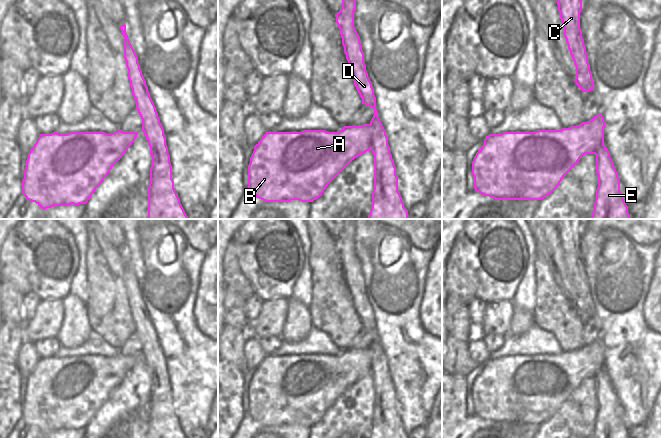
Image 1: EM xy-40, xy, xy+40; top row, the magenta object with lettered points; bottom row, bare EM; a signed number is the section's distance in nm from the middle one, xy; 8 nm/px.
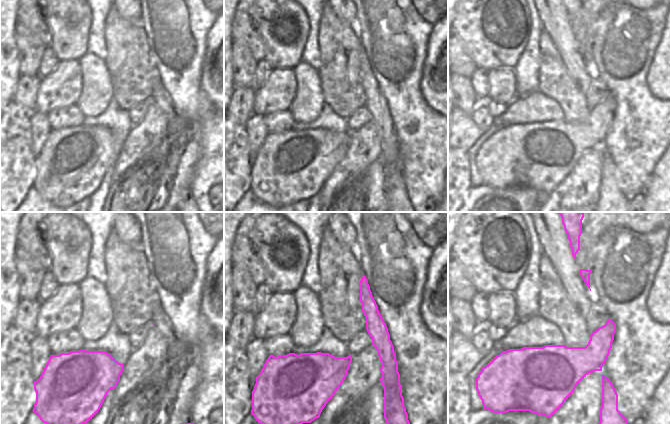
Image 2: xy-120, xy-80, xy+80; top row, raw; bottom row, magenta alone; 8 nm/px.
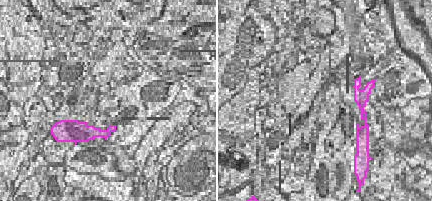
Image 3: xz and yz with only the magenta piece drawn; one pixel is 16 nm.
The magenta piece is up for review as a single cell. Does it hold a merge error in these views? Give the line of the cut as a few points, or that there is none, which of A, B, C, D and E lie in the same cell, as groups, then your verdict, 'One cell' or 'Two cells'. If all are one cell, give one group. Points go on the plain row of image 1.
Split along xy (369, 348), (371, 351), (370, 373). Groups: A B / C D E. Two cells.

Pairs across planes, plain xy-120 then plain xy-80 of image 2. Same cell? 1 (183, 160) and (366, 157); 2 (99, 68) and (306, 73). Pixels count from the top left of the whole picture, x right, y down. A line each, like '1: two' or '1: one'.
1: two
2: one

